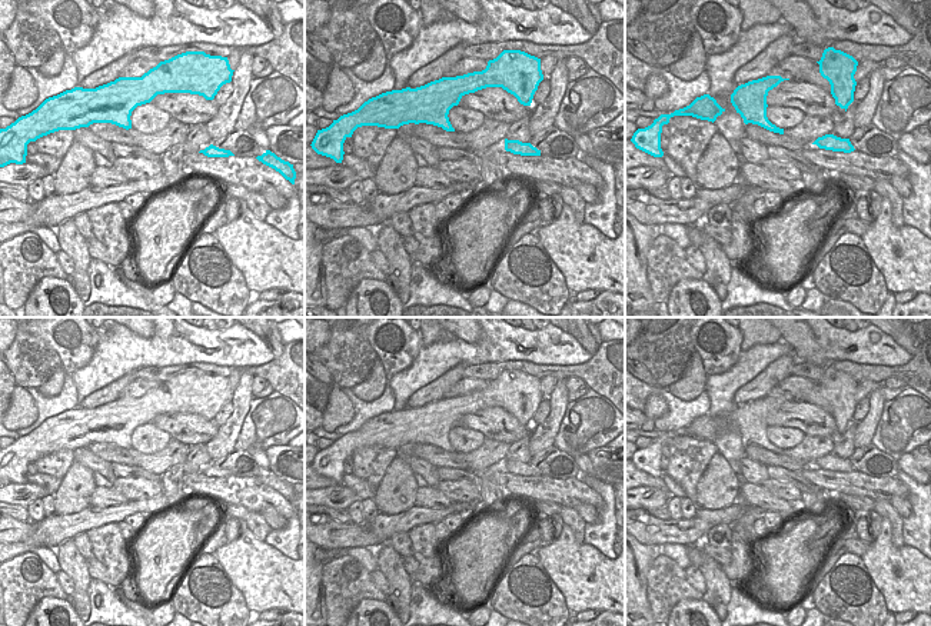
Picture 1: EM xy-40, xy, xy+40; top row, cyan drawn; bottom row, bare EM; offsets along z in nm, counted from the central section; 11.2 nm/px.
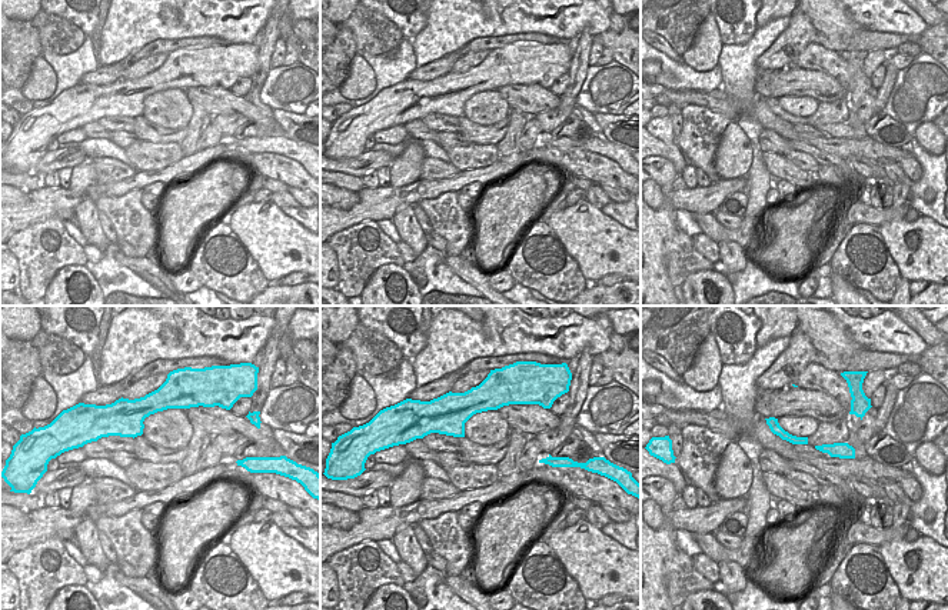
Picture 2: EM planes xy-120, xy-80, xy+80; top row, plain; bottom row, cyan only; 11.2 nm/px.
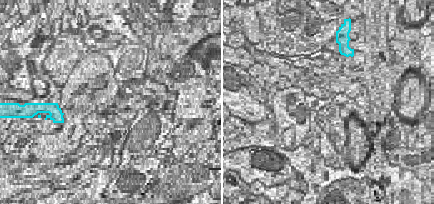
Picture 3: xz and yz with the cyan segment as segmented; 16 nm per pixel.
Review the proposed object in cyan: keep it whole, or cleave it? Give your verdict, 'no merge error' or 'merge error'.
no merge error

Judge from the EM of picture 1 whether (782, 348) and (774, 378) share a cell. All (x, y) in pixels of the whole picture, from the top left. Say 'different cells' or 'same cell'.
different cells

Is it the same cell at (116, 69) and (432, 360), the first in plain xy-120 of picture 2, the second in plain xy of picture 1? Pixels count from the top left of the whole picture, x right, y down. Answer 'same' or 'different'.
different

